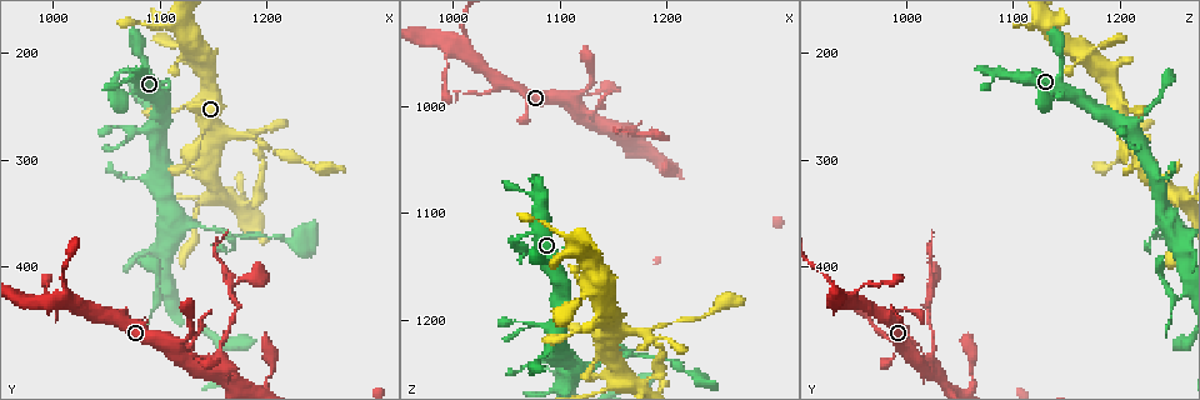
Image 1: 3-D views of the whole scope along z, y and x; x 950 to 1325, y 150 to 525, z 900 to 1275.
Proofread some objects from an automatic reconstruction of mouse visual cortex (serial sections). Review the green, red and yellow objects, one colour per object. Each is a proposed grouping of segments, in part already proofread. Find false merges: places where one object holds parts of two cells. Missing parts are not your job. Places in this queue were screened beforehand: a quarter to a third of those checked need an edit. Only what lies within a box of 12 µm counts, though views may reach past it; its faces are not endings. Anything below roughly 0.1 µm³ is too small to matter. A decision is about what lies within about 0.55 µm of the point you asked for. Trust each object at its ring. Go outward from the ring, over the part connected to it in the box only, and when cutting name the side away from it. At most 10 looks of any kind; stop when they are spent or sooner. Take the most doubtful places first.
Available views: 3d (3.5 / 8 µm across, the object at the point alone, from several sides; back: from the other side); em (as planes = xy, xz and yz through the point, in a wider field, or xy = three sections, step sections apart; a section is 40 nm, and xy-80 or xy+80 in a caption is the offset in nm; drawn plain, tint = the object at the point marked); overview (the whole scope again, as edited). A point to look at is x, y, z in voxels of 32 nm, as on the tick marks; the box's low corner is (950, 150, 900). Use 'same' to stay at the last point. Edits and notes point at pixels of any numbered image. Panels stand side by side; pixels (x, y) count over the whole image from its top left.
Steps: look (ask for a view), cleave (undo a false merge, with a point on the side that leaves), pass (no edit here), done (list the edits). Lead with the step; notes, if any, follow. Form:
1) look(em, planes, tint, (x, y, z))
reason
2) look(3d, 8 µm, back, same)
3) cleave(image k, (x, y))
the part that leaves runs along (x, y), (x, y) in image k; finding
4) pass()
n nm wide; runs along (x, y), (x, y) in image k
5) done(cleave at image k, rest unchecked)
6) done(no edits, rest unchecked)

look(3d, 3.5 µm, (1152, 492, 1020))
arms part here

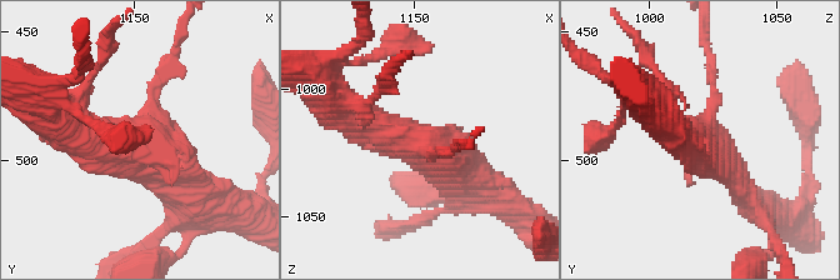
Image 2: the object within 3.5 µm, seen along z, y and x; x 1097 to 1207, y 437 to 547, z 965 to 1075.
look(em, xy, step 2, tint, (1150, 490, 1020))
need the tissue

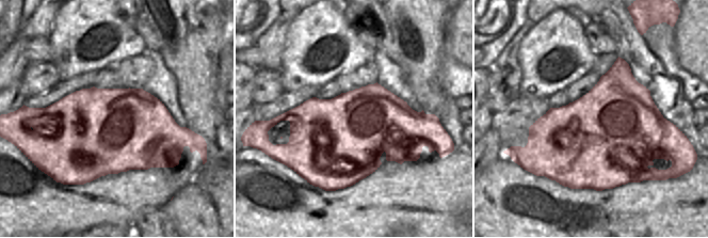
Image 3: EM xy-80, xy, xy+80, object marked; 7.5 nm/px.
cleave(image 2, (170, 71))
3 arms; the part that leaves runs along (146, 110), (181, 34) in image 2; two cells meet here

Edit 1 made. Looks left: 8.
look(3d, 3.5 µm, (1128, 364, 1244))
three-way junction

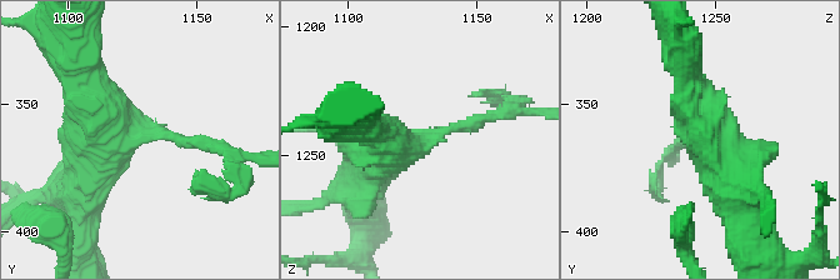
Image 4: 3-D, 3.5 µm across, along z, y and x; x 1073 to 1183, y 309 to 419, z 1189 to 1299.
look(em, xy, step 5, tint, (1128, 362, 1243))
3 arms; arms of 150, 400, 600 nm

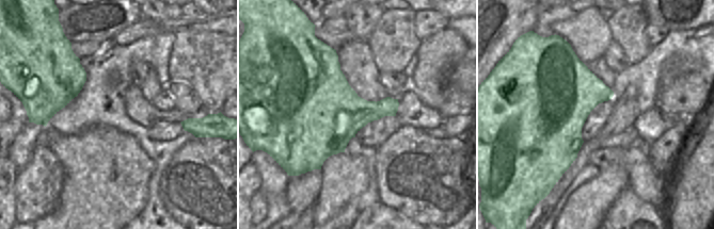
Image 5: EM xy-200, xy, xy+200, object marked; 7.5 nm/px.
cleave(image 4, (475, 120))
the part that leaves runs along (434, 134), (511, 109), (534, 111) in image 4; a second cell is stuck on

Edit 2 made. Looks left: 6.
look(overview)
see it whole again

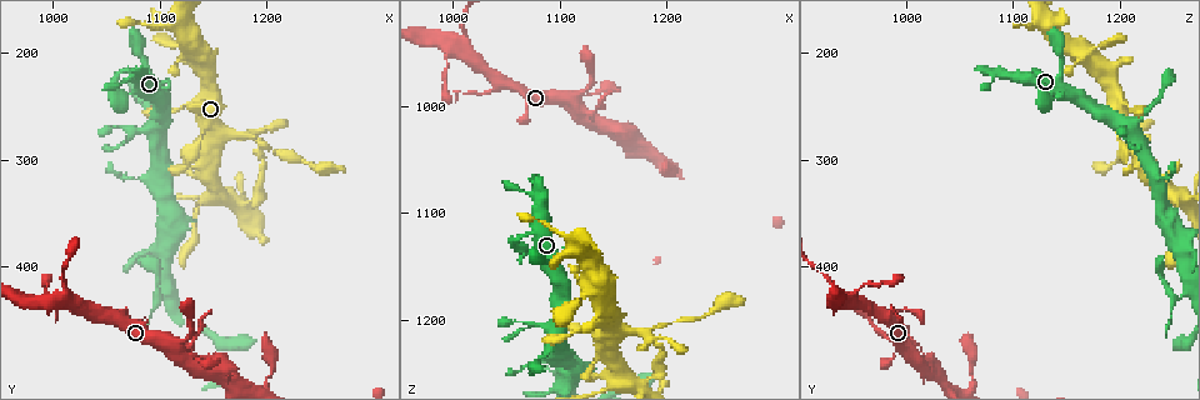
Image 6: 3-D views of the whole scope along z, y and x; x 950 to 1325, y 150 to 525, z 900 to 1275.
look(3d, 3.5 µm, back, (1098, 432, 1252))

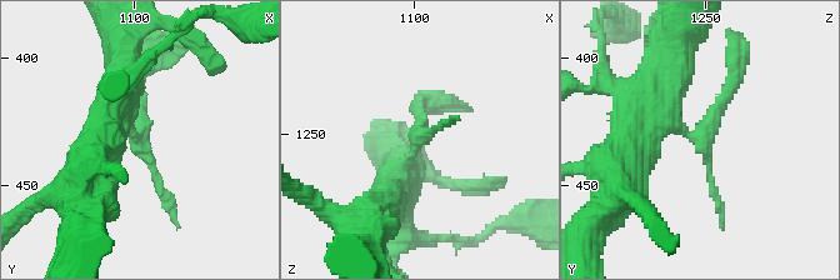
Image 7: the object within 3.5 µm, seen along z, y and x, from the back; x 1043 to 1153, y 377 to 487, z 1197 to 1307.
look(em, xy, step 5, tint, (1099, 432, 1252))

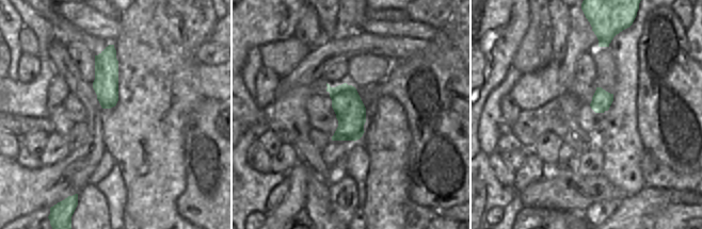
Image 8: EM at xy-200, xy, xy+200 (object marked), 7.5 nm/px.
cleave(image 7, (720, 100))
the part that leaves runs along (690, 138), (735, 80), (735, 41) in image 7; two cells meet here

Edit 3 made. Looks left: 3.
done(cleave at image 2, cleave at image 4, cleave at image 7, rest unchecked)

